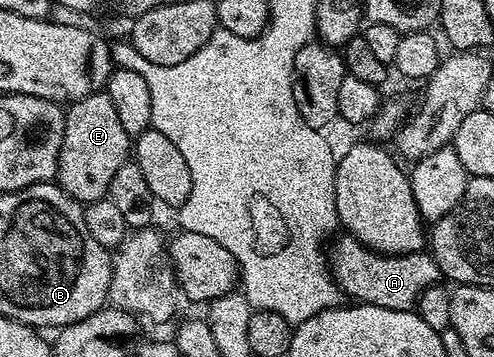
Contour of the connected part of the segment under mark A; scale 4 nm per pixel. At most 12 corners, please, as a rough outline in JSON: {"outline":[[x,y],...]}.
{"outline":[[346,233],[331,278],[348,300],[412,310],[441,279],[426,250],[383,255]]}

